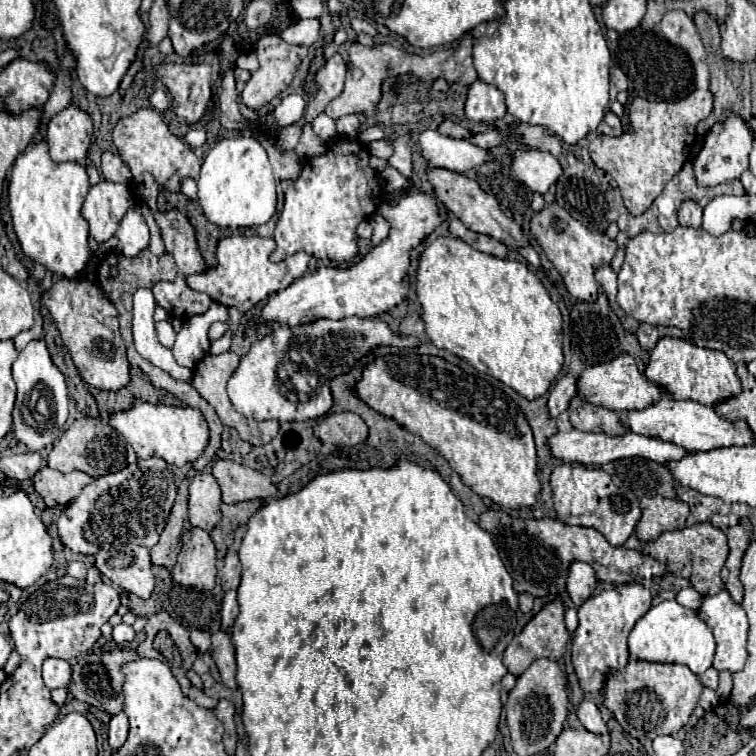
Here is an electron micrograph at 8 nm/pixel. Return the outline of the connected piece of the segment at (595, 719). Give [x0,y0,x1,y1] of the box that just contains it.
[577,700,607,734]

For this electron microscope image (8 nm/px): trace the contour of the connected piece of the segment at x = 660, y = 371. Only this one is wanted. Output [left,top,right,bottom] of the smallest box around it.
[645,336,741,406]

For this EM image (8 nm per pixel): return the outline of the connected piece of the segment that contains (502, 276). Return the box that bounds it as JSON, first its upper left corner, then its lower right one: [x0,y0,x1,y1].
[417,236,561,400]

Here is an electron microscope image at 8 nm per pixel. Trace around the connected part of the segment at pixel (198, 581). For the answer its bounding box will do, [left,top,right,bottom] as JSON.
[171,528,217,590]

